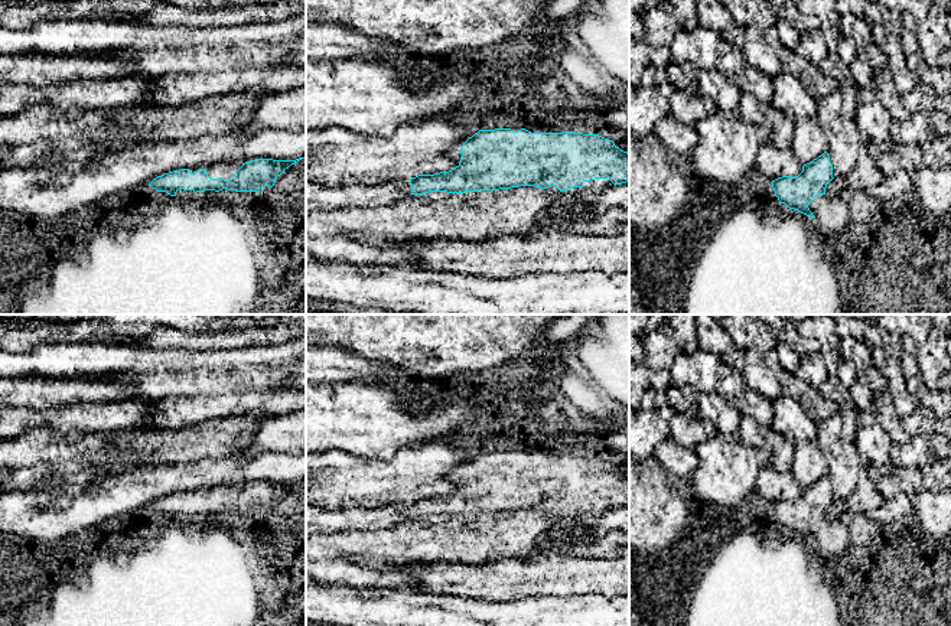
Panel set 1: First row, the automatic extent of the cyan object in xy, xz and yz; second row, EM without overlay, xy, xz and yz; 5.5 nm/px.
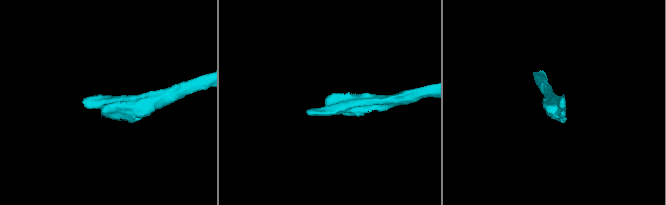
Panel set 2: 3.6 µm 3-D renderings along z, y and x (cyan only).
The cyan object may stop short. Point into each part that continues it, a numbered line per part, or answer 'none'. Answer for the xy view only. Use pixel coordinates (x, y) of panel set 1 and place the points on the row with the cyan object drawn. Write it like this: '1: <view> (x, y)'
1: xy (225, 170)

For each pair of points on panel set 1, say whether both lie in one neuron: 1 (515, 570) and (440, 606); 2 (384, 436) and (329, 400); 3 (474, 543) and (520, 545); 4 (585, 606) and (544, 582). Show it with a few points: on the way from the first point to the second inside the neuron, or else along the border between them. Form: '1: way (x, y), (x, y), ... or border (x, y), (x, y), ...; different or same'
1: border (429, 592), (452, 596), (478, 596), (495, 602); different
2: way (371, 423), (364, 419), (347, 417), (342, 413); same
3: way (485, 544), (508, 544); same
4: border (579, 592), (566, 596); different

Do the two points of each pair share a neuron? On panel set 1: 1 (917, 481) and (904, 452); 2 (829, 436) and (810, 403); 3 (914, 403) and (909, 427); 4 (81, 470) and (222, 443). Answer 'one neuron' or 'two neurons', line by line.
1: two neurons
2: two neurons
3: two neurons
4: two neurons

